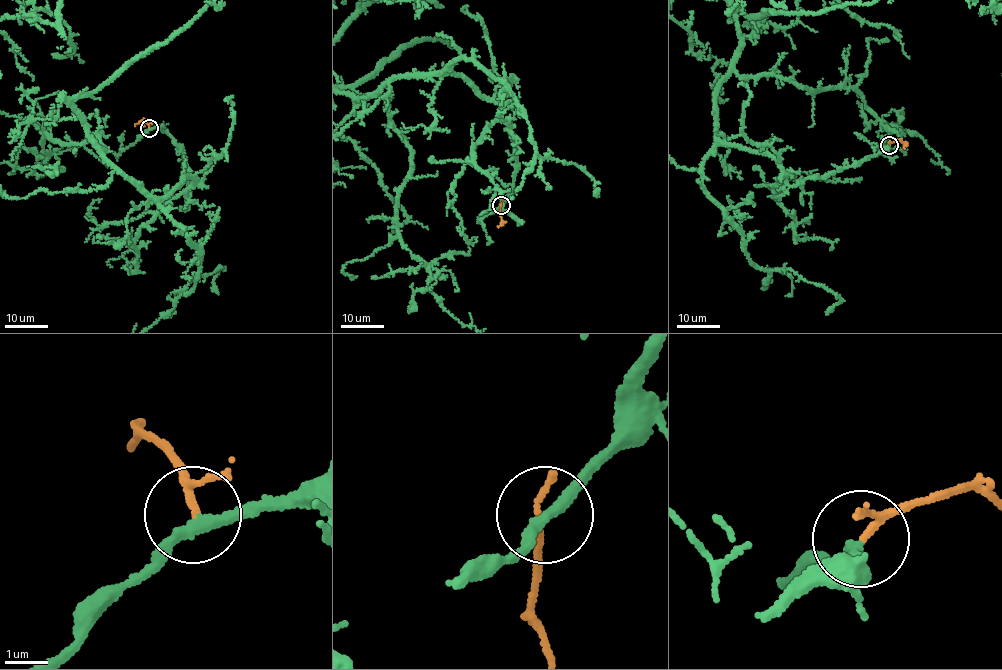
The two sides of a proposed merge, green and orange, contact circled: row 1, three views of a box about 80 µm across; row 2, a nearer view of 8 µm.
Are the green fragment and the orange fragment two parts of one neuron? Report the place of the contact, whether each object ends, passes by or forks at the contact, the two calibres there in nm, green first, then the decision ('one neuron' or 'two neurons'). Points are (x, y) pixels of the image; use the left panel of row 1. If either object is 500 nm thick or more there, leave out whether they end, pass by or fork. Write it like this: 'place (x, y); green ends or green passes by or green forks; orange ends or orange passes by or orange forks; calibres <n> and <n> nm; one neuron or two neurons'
place (149, 128); green passes by; orange passes by; calibres 240 and 120 nm; one neuron

